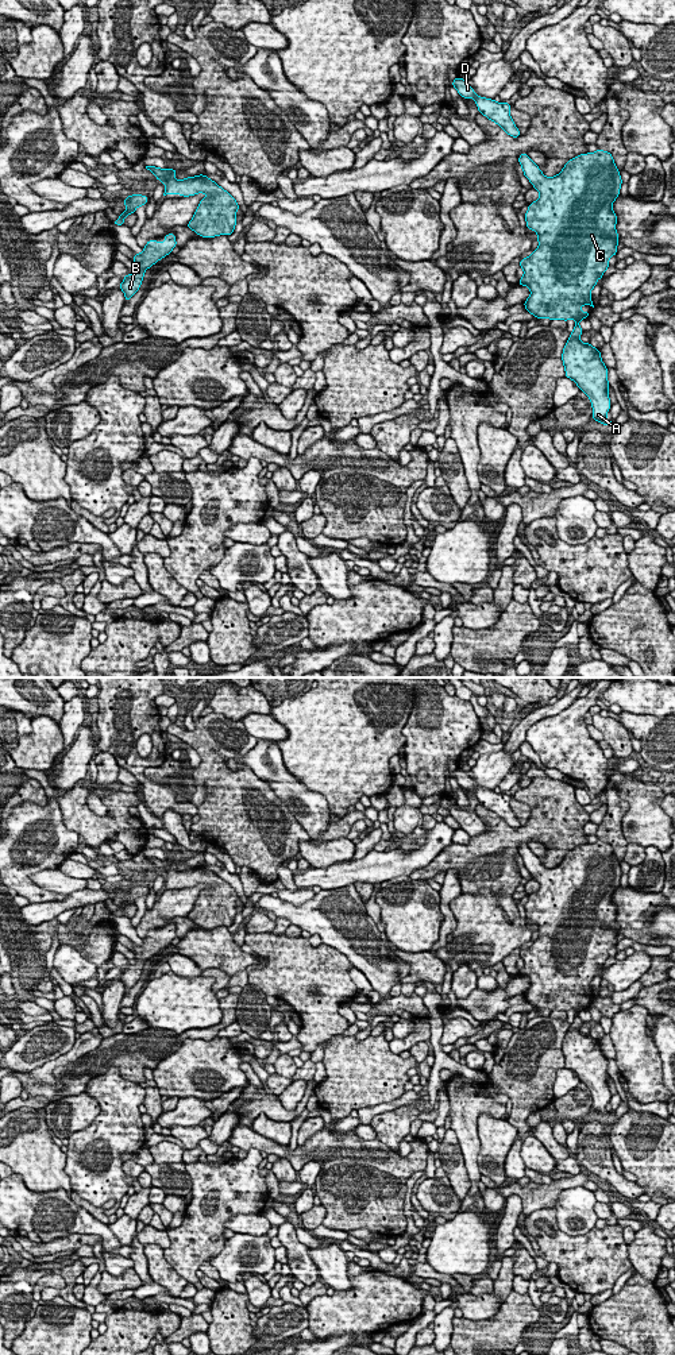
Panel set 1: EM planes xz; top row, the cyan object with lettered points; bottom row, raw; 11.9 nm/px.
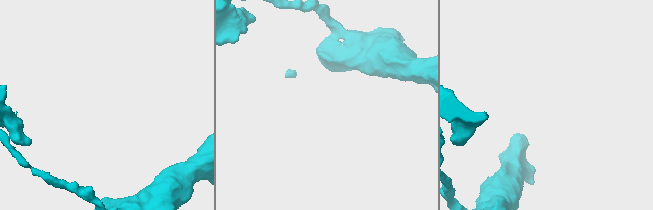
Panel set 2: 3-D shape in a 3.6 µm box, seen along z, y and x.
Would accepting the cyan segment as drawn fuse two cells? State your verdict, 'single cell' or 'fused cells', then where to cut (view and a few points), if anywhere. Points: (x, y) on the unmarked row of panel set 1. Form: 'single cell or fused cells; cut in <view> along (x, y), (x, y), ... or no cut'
fused cells; cut in xz along (173, 867), (162, 872)

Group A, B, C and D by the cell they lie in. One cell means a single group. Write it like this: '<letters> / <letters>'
A C D / B

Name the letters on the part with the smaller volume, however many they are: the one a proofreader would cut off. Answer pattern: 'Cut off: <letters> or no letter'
Cut off: B

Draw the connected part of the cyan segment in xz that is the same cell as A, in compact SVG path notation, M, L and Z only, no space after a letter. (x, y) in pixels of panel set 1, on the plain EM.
M601 839L570 850L555 868L545 868L525 844L520 846L518 854L524 866L540 884L539 891L531 893L525 904L526 919L537 924L539 938L520 951L524 968L518 970L518 976L531 980L531 987L524 997L537 1010L575 1011L574 1022L562 1045L564 1068L572 1070L590 1089L593 1111L612 1117L612 1112L606 1111L612 1097L608 1058L601 1050L599 1041L579 1031L583 1023L579 1012L590 1005L590 1003L580 1001L582 996L594 999L590 984L605 961L610 958L609 950L617 945L620 926L616 922L617 907L612 896L620 887L622 875L620 861L614 856L612 845Z

